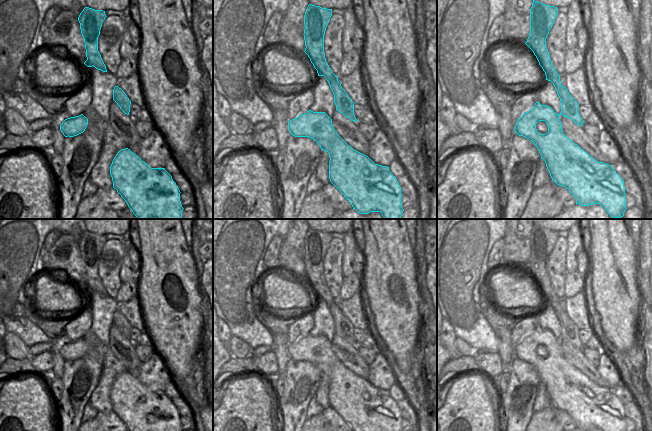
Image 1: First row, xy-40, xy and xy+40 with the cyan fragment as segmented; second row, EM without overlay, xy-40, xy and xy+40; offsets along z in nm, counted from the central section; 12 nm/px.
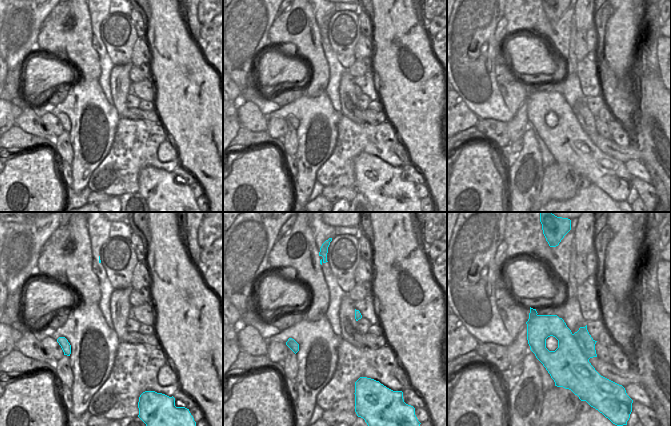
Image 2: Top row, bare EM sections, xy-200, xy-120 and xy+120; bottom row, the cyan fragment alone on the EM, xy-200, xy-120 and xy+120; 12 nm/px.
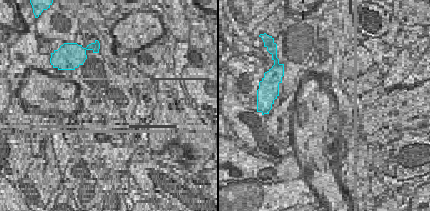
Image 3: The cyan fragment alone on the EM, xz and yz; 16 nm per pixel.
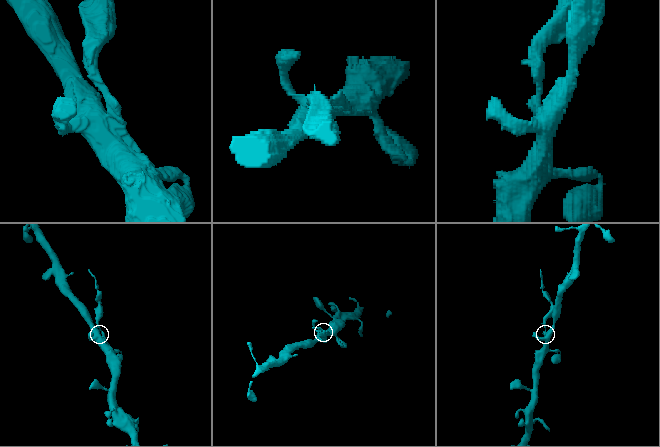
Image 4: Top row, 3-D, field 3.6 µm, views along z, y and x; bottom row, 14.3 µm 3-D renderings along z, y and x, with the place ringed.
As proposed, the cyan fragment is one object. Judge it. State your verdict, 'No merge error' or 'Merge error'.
Merge error.

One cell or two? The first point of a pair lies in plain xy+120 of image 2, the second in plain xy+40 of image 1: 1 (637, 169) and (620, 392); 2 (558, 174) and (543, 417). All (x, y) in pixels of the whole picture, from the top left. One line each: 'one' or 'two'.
1: one
2: one

